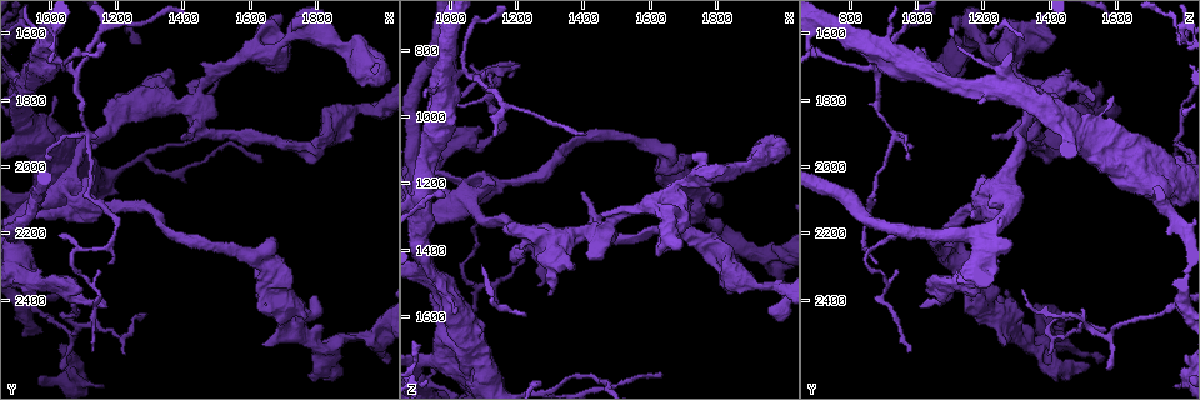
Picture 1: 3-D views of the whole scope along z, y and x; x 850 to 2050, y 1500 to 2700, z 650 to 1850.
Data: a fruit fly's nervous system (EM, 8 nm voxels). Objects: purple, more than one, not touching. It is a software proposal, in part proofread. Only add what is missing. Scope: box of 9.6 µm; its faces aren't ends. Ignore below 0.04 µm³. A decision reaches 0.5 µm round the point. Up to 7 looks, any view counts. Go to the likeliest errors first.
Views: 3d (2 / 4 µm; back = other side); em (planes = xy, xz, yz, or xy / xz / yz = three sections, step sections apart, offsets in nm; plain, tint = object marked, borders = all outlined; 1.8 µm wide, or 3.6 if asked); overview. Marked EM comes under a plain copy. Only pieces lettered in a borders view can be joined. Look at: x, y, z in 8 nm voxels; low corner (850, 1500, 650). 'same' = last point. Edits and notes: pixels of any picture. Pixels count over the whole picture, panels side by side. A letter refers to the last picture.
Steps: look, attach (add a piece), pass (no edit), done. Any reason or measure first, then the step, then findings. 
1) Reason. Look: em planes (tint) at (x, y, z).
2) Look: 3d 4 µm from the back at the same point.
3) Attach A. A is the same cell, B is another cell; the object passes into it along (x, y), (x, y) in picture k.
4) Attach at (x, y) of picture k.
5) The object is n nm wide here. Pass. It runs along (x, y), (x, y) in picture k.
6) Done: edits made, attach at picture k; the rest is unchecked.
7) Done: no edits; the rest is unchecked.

Branch stops here. Look: 3d 4 µm at (1210, 1770, 1400).

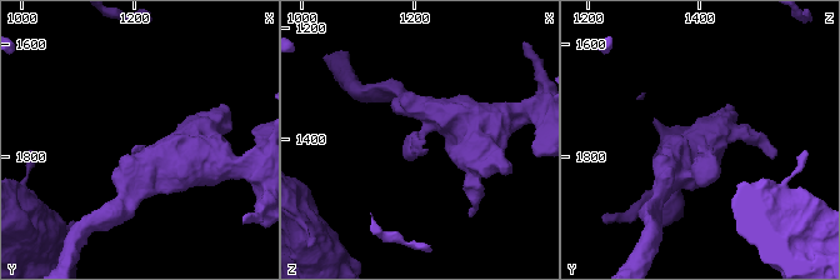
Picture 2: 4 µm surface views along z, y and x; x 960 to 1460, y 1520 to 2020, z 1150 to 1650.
Shape alone is not enough. Look: em planes (borders) at (1215, 1785, 1405).

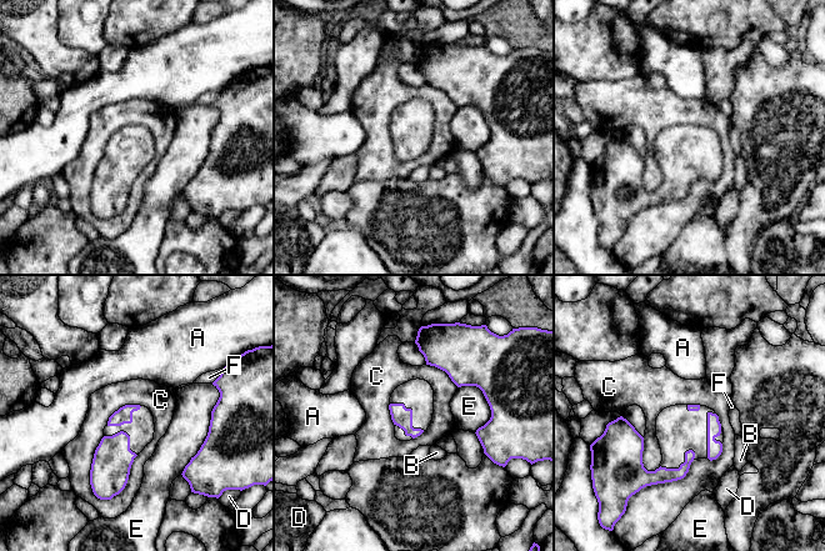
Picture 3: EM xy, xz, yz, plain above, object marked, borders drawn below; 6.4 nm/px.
Pass. A, B, C, D, E and F are other cells; no lettered piece goes on from it.

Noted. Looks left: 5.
Narrows sharply. Look: em planes (borders) at (960, 2340, 1160).

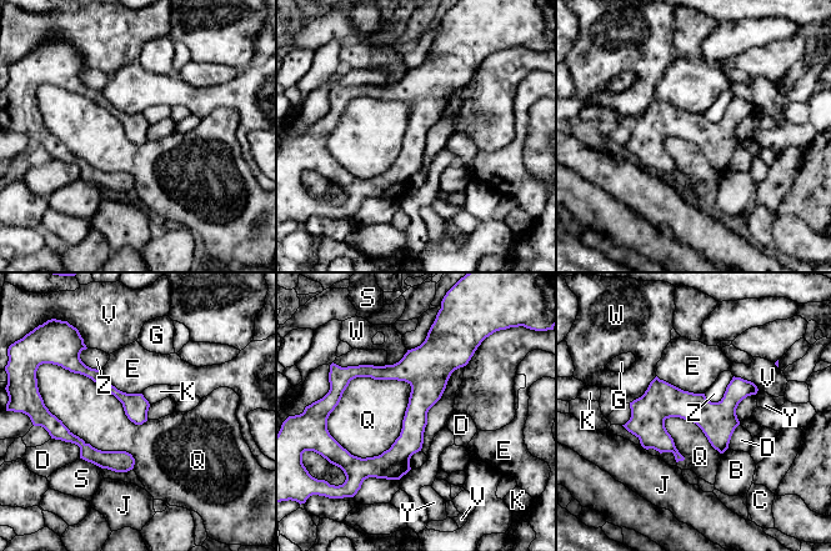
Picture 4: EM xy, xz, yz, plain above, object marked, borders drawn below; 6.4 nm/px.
The object is 160 nm wide here. Pass. B, C, D, E, G, J, K, Q, S, V, W, Y and Z are other cells; it runs along (430, 339), (411, 437), (374, 474) in picture 4; no lettered piece goes on from it.

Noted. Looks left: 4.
Look: 3d 4 µm at (970, 2030, 1680).

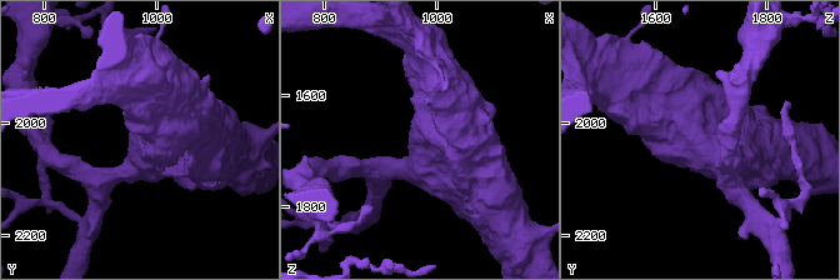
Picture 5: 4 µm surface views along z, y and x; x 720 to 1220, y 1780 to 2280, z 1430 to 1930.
Look: em 3.6 µm xy step 8 (borders) at (965, 2030, 1680).

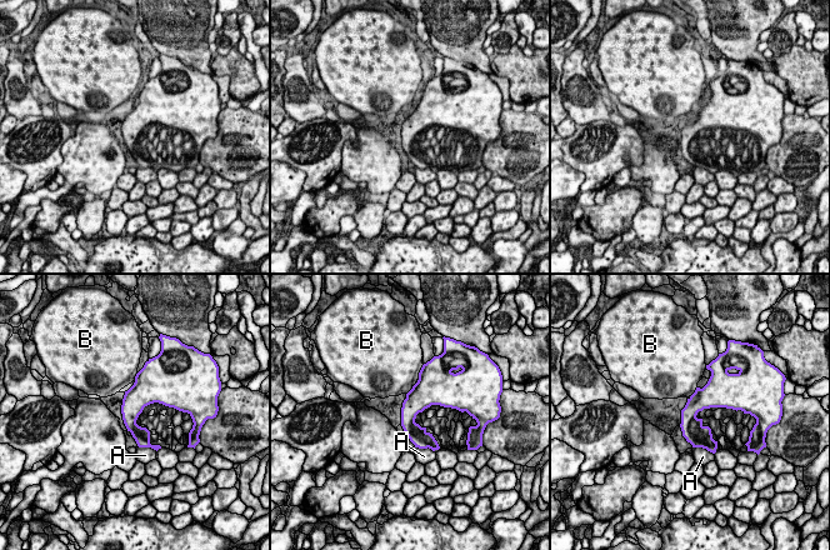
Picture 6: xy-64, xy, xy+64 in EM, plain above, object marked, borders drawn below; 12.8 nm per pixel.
The object is 280 nm wide here. Pass. A and B are other cells; a border runs along (416, 383), (406, 394) in picture 6; no lettered piece goes on from it.

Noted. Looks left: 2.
Done: no edits; the rest is unchecked.

